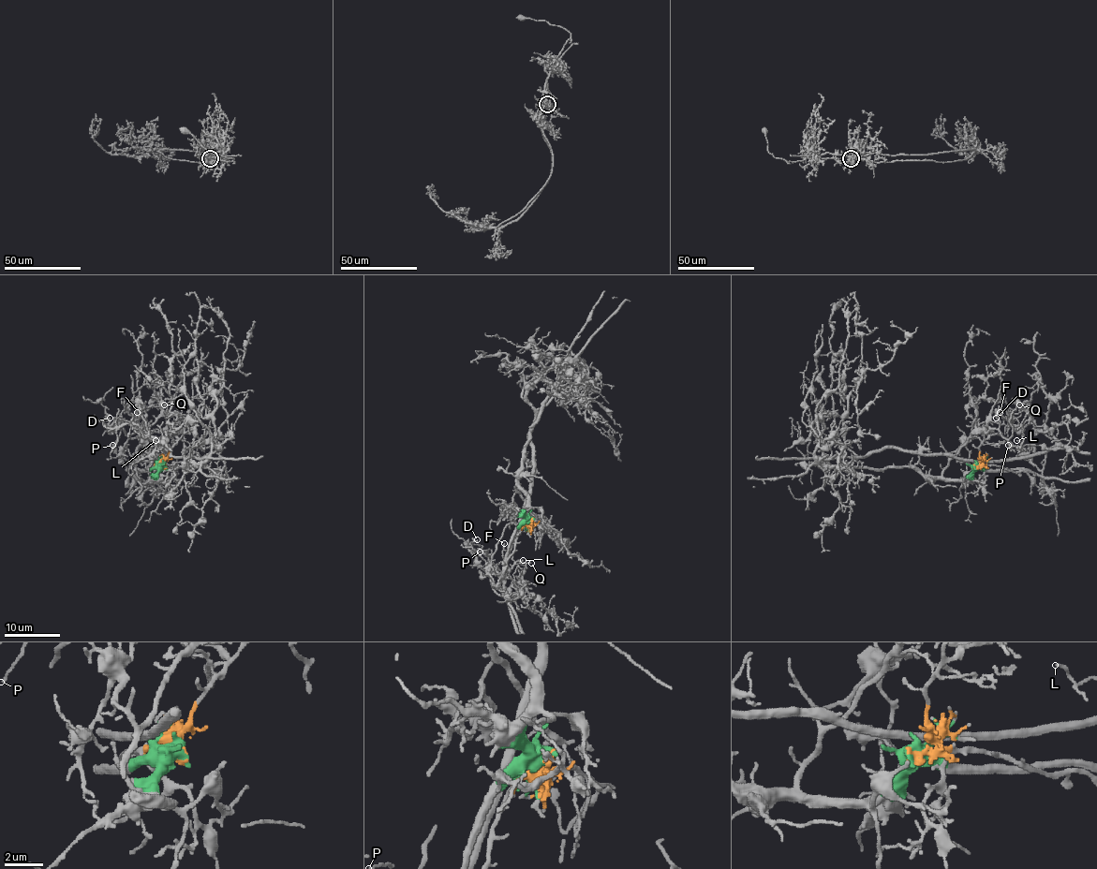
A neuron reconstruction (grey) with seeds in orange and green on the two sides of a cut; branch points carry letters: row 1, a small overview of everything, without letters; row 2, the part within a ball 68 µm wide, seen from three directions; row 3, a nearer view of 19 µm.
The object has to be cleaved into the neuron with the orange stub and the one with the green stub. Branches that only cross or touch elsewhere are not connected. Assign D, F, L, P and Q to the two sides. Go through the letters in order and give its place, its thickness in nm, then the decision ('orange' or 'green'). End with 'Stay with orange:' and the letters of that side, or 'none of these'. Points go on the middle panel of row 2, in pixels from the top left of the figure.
D: (477, 539) | 190 nm | orange
F: (504, 543) | 110 nm | orange
L: (523, 560) | 140 nm | orange
P: (480, 552) | 110 nm | orange
Q: (531, 563) | 100 nm | orange
Stay with orange: D, F, L, P, Q

